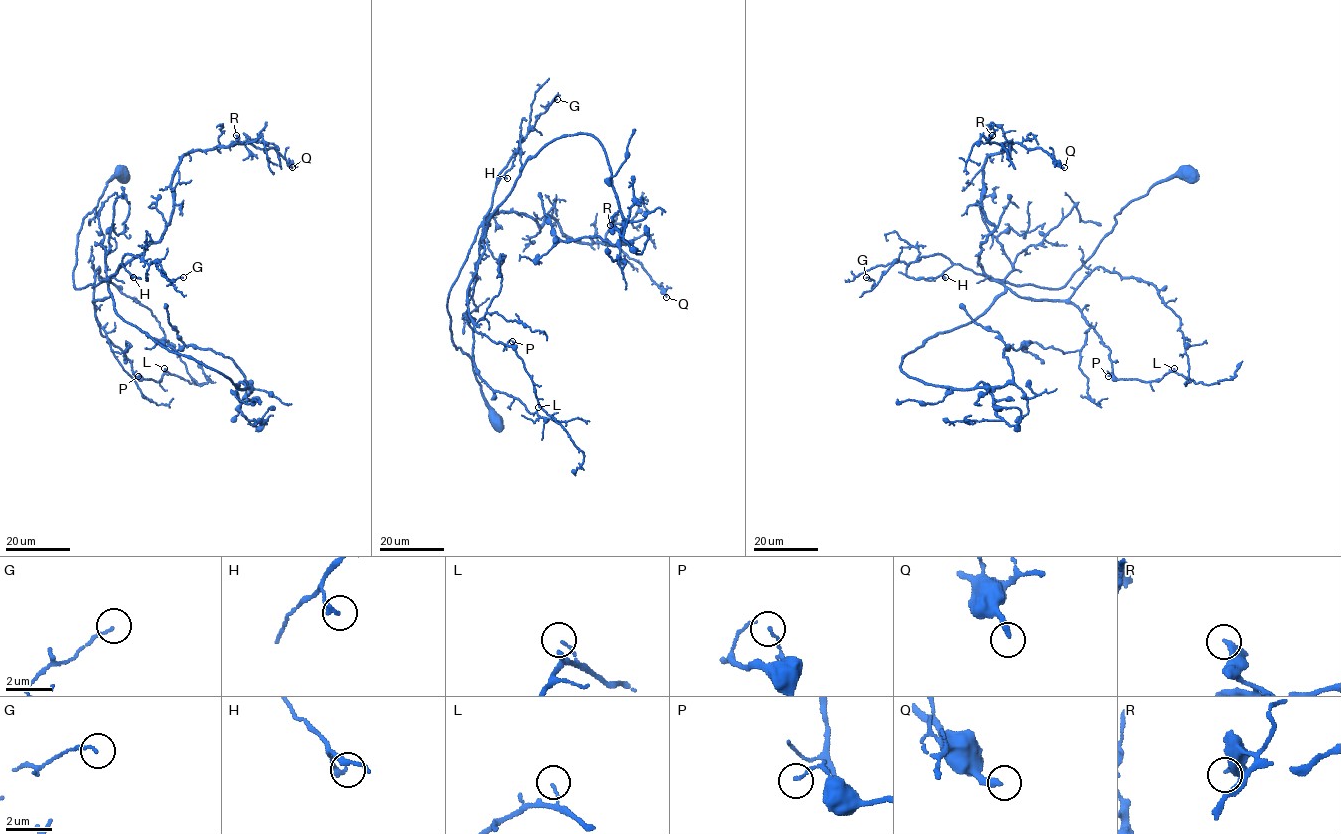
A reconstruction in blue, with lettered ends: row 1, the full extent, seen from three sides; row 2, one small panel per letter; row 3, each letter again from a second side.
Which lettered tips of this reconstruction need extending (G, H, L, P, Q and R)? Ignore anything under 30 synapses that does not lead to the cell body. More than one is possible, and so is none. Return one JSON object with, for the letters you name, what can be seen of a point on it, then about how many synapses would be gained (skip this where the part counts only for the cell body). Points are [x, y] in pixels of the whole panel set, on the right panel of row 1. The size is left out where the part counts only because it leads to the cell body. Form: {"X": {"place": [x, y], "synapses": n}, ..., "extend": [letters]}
{"Q": {"place": [1064, 167], "synapses": 40}, "extend": ["Q"]}

